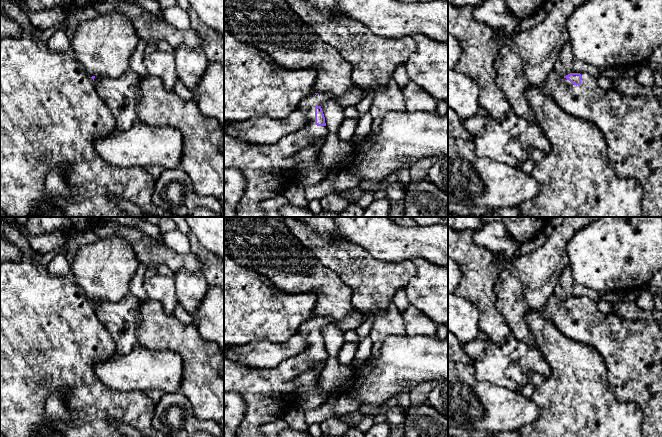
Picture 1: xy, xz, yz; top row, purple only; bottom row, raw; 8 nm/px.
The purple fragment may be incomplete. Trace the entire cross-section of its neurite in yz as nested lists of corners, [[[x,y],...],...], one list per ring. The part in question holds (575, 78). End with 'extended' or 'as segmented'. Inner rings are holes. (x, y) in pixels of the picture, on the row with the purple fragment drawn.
[[[553,69],[542,92],[554,99],[566,113],[587,120],[599,128],[606,141],[607,158],[621,179],[636,179],[643,188],[643,217],[662,217],[662,107],[651,92],[630,97],[613,88],[603,89],[598,78],[587,72],[561,77]]] | extended

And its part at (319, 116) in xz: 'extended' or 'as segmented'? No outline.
extended

